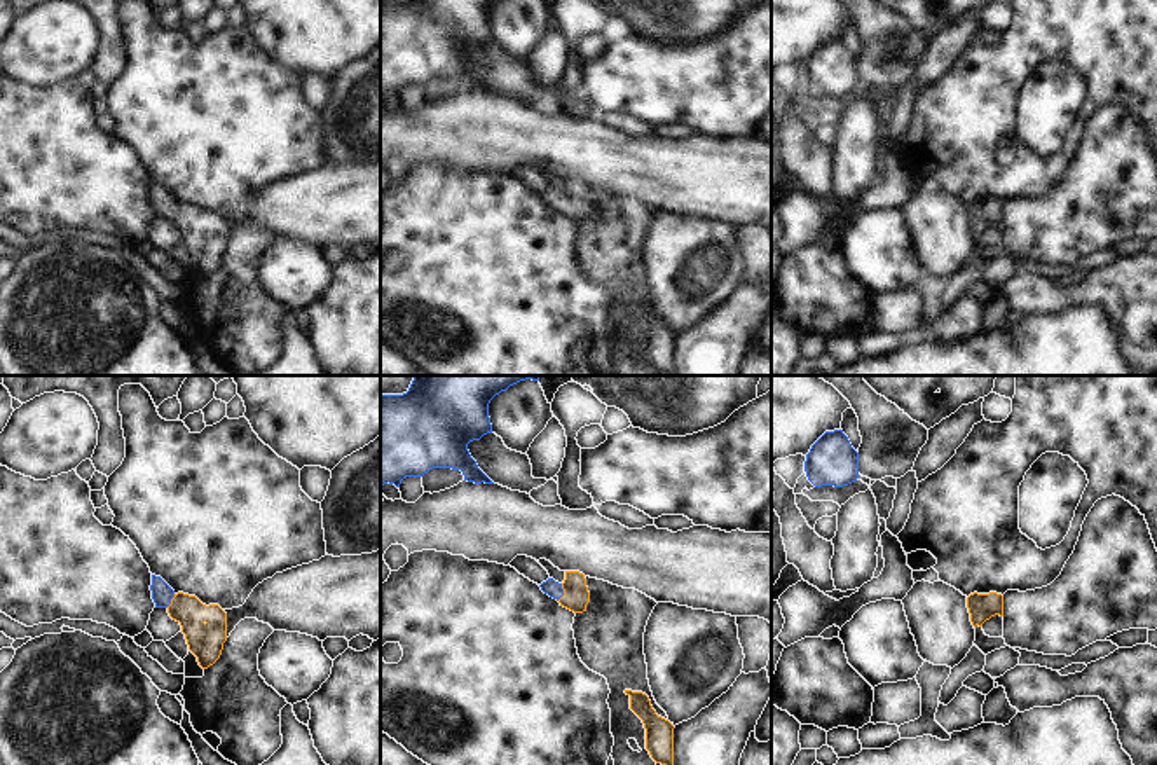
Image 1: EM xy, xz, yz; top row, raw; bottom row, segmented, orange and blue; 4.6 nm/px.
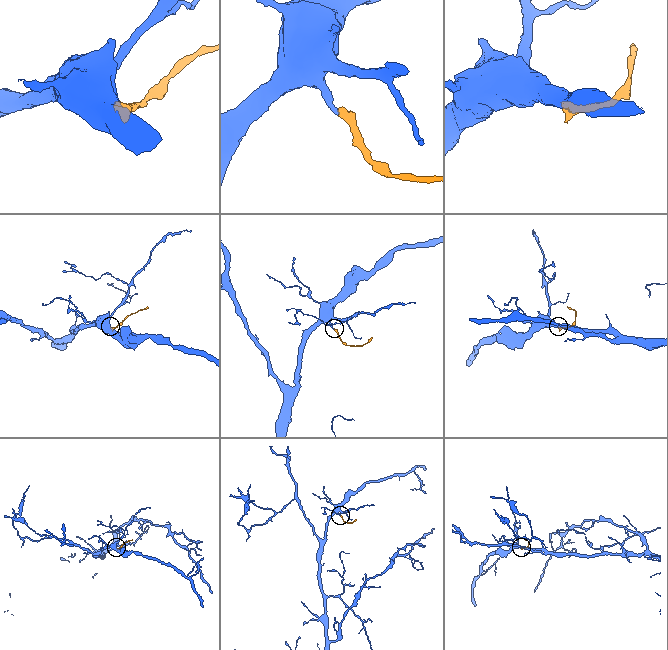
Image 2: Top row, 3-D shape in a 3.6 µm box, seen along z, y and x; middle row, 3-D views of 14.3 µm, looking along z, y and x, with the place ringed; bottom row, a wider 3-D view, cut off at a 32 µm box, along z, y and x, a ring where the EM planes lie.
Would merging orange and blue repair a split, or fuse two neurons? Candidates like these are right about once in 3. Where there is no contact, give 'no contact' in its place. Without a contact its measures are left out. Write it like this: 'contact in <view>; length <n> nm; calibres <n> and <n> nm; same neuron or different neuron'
contact in xz; length 80 nm; calibres 120 and 80 nm; same neuron

